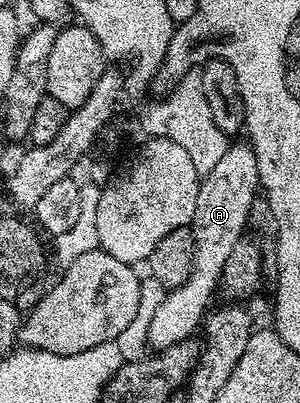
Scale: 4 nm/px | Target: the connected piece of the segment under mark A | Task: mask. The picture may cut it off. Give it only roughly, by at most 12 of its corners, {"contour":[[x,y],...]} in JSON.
{"contour":[[254,148],[201,176],[192,273],[163,294],[148,344],[199,330],[260,184]]}

